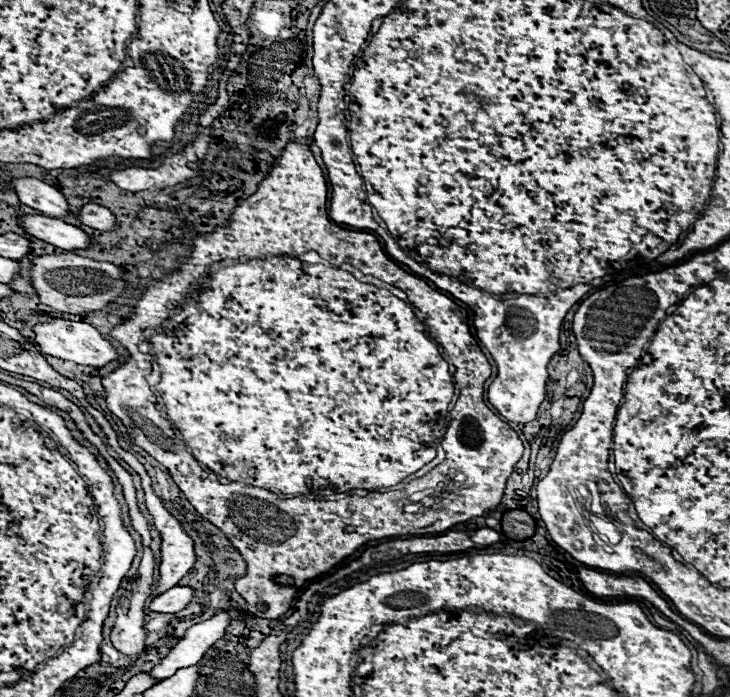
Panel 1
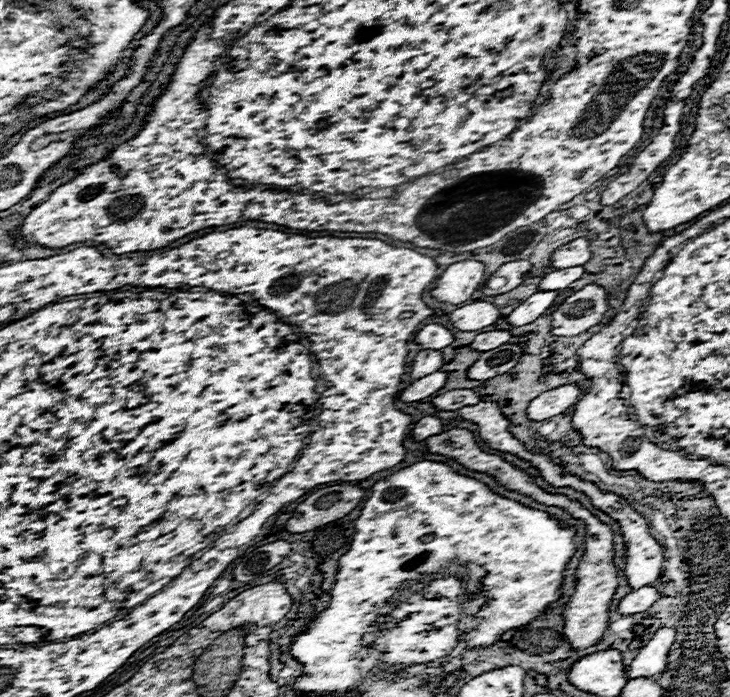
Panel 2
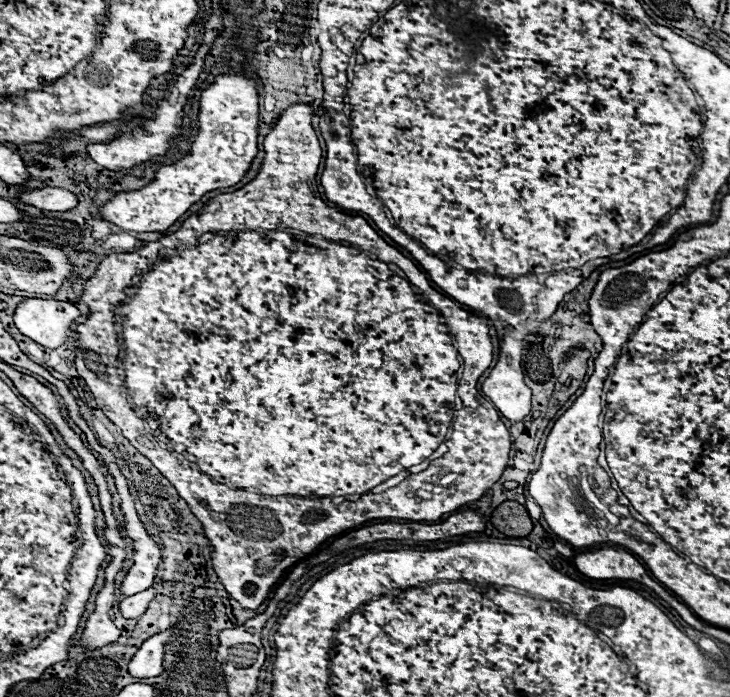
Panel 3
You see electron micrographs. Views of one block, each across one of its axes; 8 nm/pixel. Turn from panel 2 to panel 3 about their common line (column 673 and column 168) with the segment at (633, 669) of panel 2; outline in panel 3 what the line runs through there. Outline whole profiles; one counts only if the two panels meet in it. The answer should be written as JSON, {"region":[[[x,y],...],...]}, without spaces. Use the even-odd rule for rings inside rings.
{"region":[[[164,630],[152,638],[148,638],[136,652],[136,656],[128,664],[128,672],[134,678],[152,678],[164,672],[164,648],[170,642],[172,630]]]}

